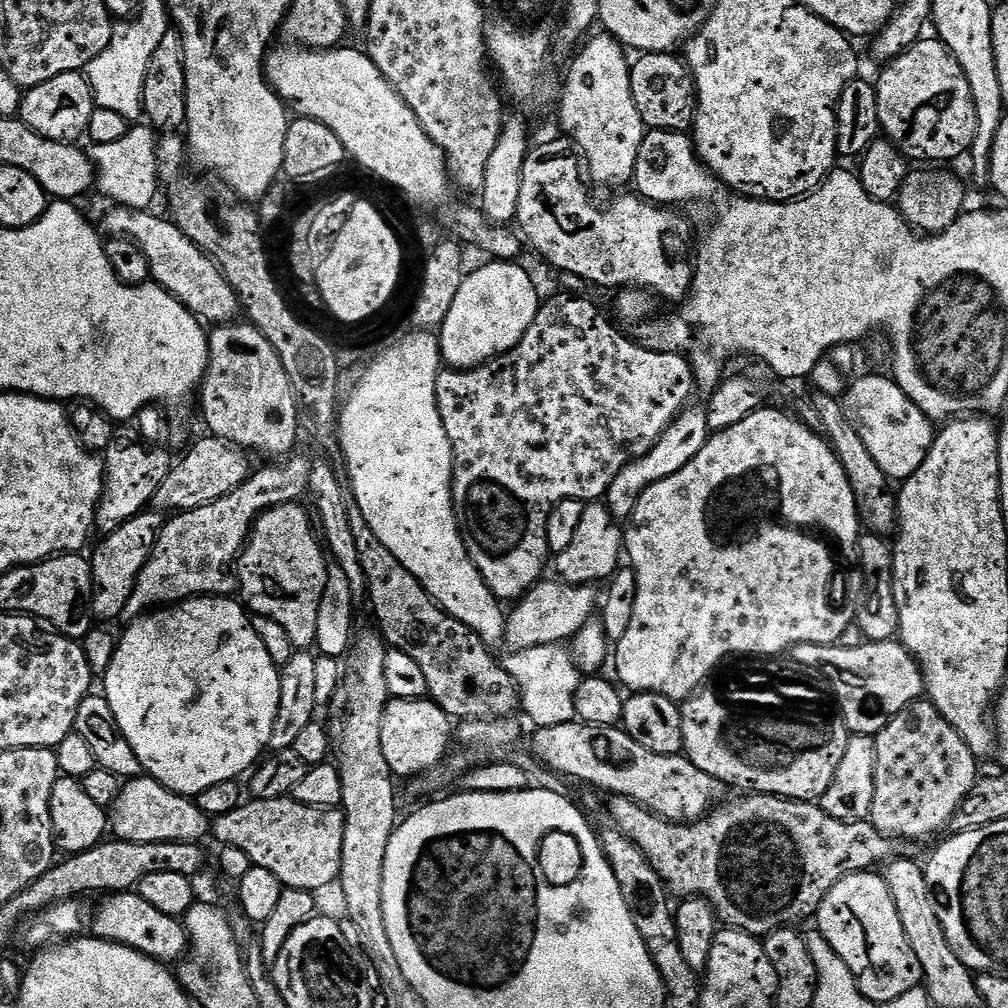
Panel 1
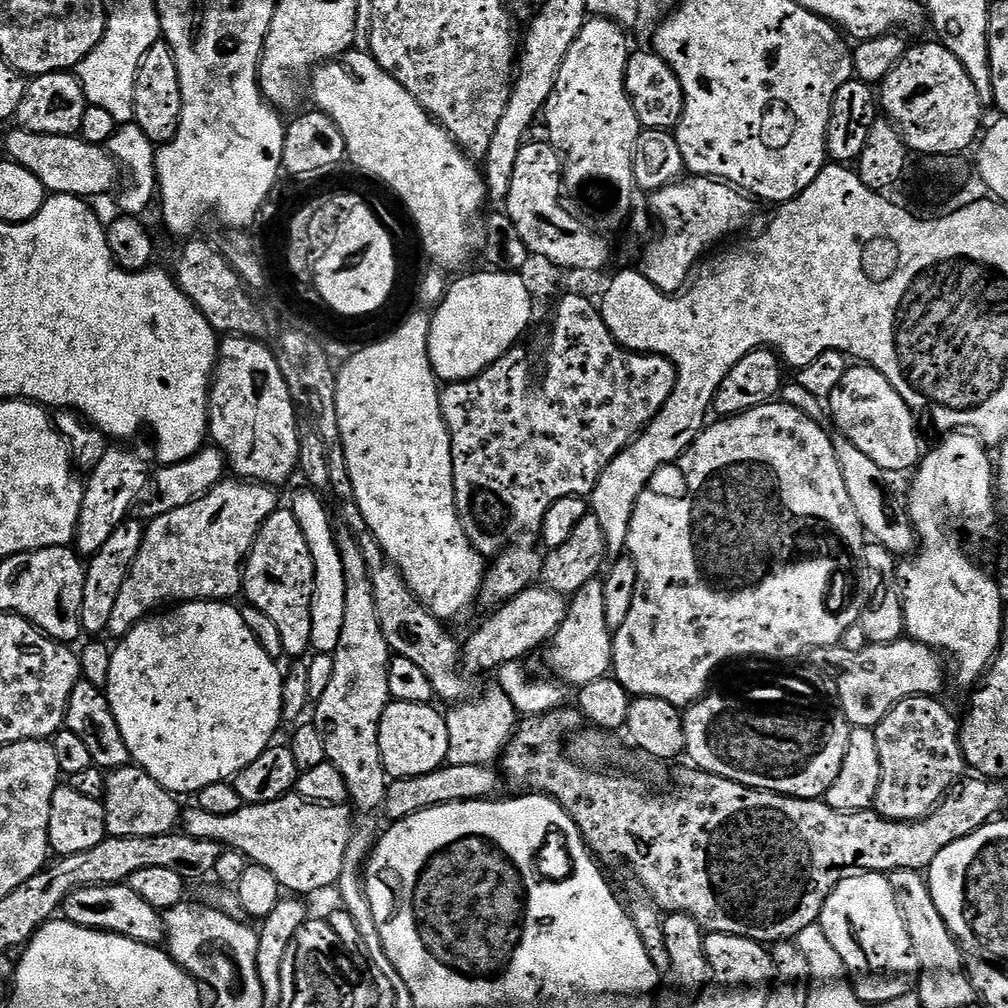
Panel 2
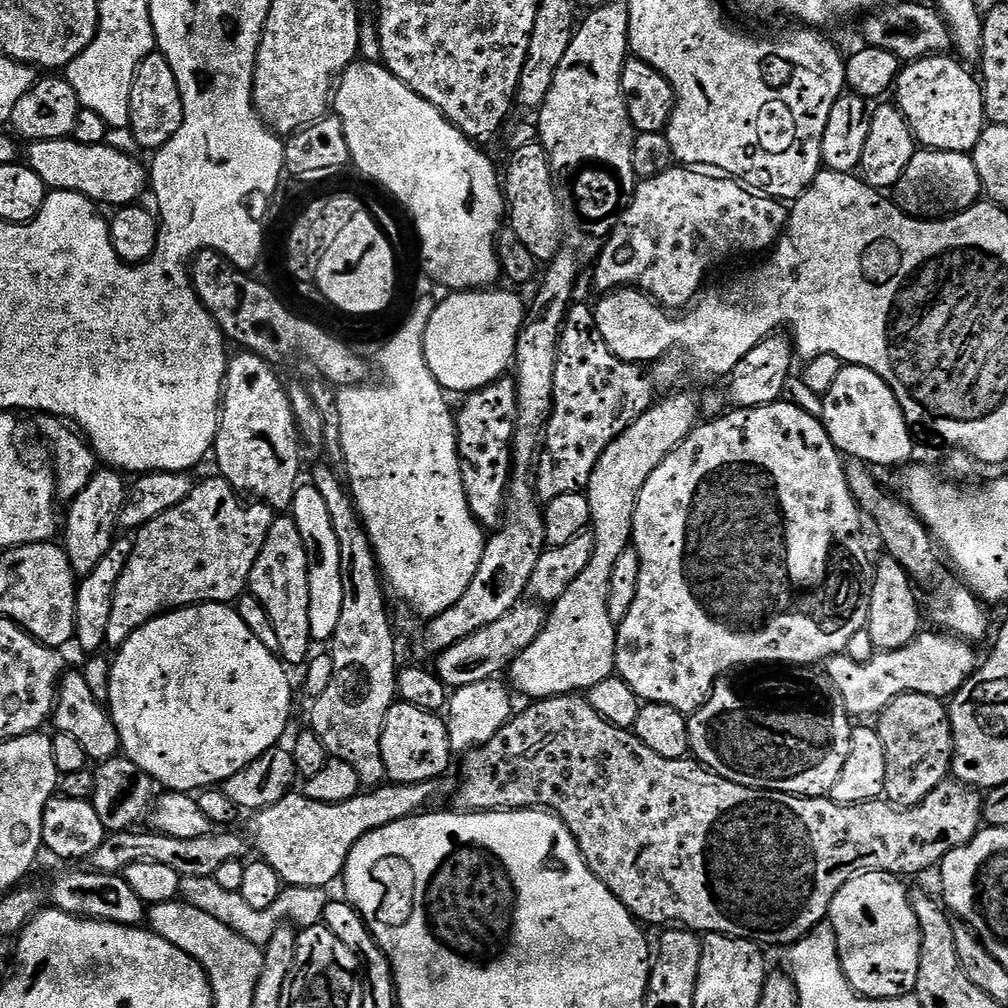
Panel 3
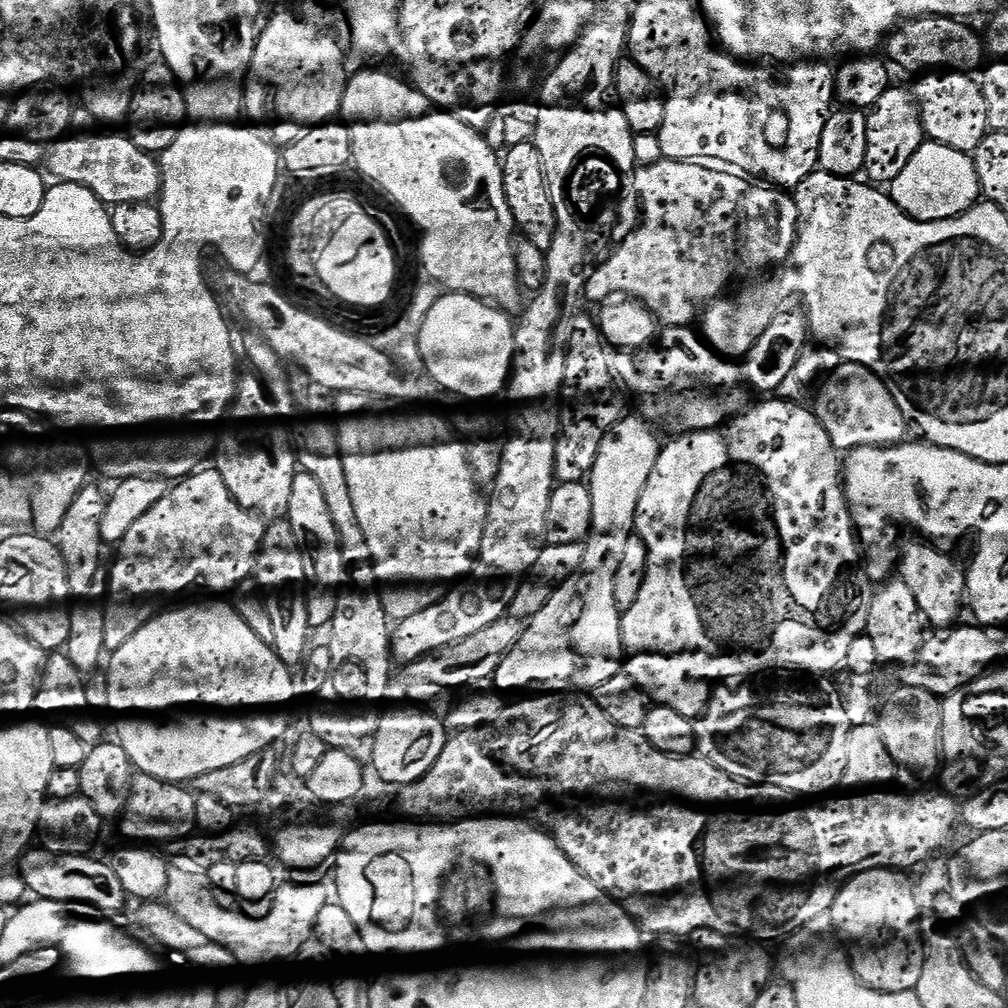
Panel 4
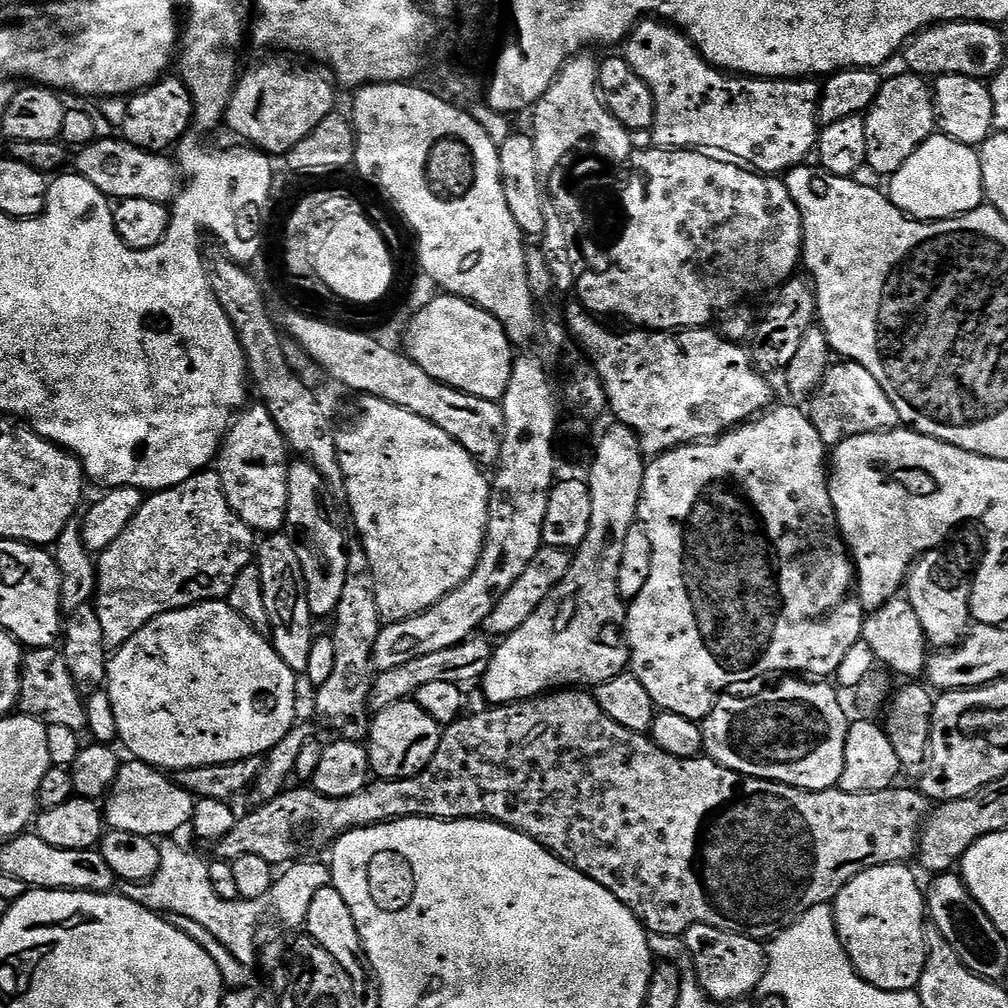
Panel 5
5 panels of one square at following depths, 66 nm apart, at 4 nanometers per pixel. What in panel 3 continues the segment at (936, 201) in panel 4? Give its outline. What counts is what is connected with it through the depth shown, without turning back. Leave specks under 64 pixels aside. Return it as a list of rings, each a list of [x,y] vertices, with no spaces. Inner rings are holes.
[[[937,148],[917,150],[914,158],[910,158],[910,166],[906,166],[904,176],[898,185],[899,192],[901,196],[899,199],[909,209],[952,208],[948,210],[963,210],[972,207],[982,196],[978,170],[974,166],[971,155],[966,152],[943,152]]]

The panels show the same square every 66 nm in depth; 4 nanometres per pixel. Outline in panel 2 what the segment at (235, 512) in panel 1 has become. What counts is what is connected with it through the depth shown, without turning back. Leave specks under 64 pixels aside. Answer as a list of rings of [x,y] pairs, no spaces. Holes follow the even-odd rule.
[[[225,478],[202,498],[190,502],[190,506],[170,510],[170,514],[162,514],[157,520],[147,521],[138,558],[129,568],[122,594],[118,594],[118,602],[114,602],[114,611],[110,613],[107,635],[123,638],[134,625],[165,606],[179,606],[189,600],[228,602],[236,598],[232,596],[239,597],[242,592],[244,562],[252,553],[252,547],[266,518],[278,511],[276,492],[275,487],[267,484]]]

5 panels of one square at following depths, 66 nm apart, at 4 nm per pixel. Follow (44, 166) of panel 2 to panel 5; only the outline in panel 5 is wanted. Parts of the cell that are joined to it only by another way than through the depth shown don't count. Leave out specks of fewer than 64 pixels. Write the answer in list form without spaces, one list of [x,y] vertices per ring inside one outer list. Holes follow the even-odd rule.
[[[97,138],[79,149],[75,156],[75,171],[78,175],[94,182],[101,194],[116,202],[130,198],[146,198],[146,202],[171,205],[182,188],[182,173],[175,159],[167,160],[167,155],[136,148],[123,138]]]

